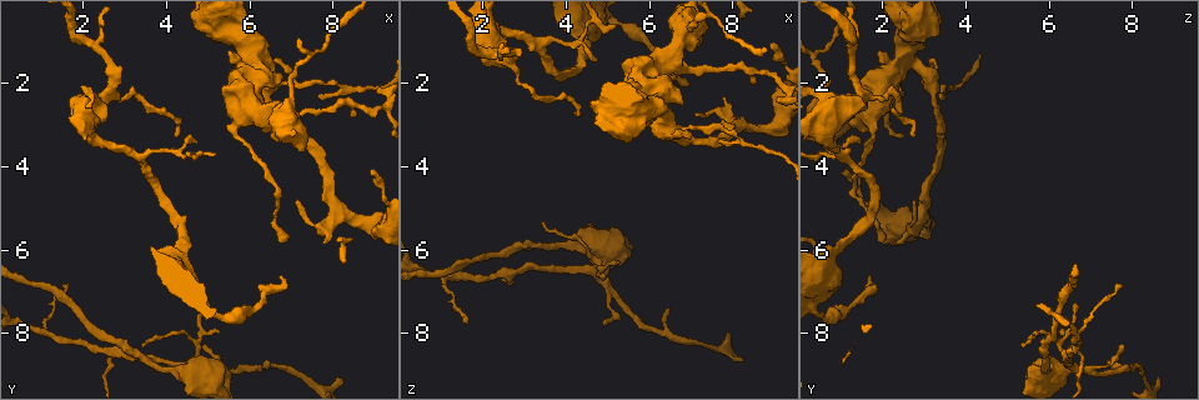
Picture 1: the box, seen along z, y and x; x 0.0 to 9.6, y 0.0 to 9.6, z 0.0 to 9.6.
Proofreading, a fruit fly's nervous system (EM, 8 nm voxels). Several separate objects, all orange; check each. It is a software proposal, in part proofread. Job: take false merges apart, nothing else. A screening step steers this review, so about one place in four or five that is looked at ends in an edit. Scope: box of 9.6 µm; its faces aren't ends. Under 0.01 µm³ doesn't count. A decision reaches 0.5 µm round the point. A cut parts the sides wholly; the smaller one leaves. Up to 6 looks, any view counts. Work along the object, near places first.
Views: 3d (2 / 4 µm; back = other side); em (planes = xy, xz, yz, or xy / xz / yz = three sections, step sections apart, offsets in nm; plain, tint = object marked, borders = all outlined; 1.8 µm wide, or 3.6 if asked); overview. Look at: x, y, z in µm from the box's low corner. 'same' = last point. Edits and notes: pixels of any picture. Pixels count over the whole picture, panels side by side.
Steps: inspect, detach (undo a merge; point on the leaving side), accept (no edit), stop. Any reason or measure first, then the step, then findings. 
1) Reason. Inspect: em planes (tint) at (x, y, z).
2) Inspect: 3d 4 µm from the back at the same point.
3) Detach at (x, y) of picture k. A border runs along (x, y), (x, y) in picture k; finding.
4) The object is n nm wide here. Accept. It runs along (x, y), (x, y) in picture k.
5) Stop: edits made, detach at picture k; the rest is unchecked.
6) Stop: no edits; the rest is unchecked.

A fork. Inspect: em planes (tint) at (1.20, 8.00, 6.60).

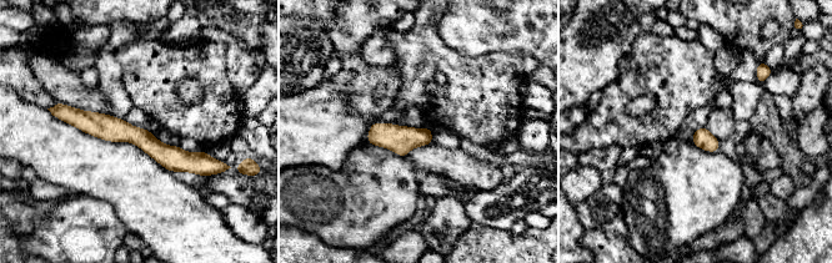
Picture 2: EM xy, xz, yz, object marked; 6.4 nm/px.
The object is 130 nm wide here. Accept. One neuron here.

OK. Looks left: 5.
Inspect: em xy step 4 (borders) at (8.15, 5.15, 3.00).

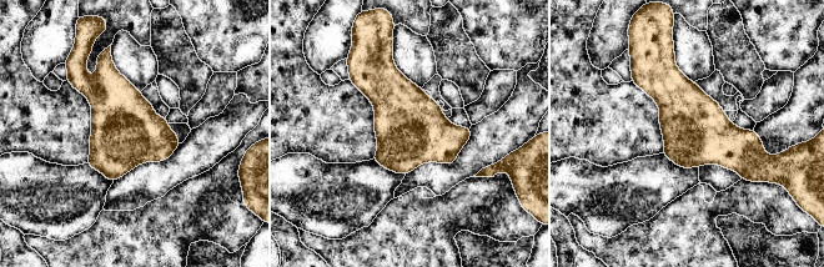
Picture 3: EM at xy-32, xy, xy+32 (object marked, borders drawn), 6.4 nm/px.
The object is 440 nm wide here. Accept. All the same neuron.

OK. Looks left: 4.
Sudden change in width. Inspect: em 3.6 µm planes (tint) at (6.10, 1.25, 2.55).

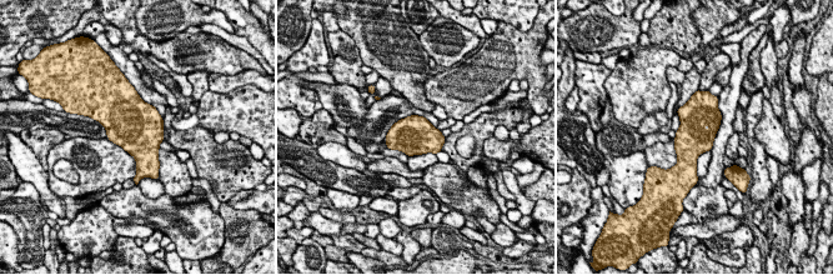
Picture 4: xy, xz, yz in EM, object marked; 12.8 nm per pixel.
The object is 480 nm wide here. Accept. All the same neuron.

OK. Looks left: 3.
Stop: no edits; the rest is unchecked.

